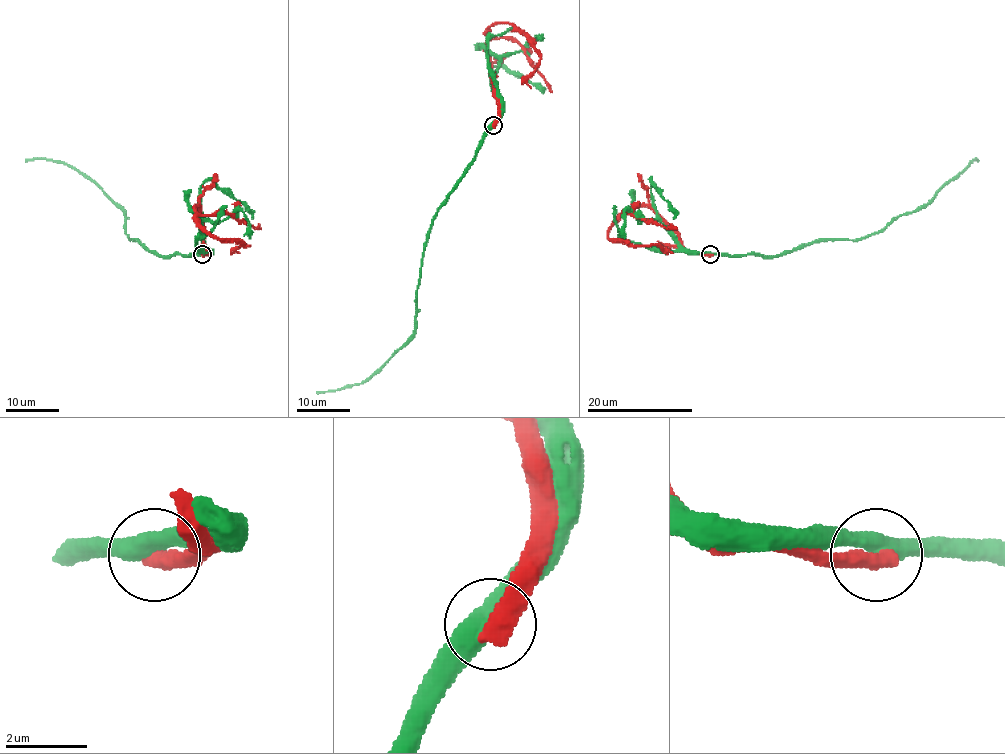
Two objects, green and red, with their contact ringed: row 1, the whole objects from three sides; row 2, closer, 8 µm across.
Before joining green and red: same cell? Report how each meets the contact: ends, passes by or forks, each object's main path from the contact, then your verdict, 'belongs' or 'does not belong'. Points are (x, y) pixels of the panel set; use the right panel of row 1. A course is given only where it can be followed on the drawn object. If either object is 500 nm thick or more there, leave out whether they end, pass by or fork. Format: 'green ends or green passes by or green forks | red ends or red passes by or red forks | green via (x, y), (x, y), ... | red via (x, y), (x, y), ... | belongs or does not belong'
green via (710, 254), (775, 255), (819, 240), (865, 238), (899, 216), (921, 209), (970, 163), (978, 161) | red via (710, 254), (690, 253), (680, 236), (647, 207), (628, 209), (608, 230), (611, 238), (660, 245), (673, 253) | does not belong

